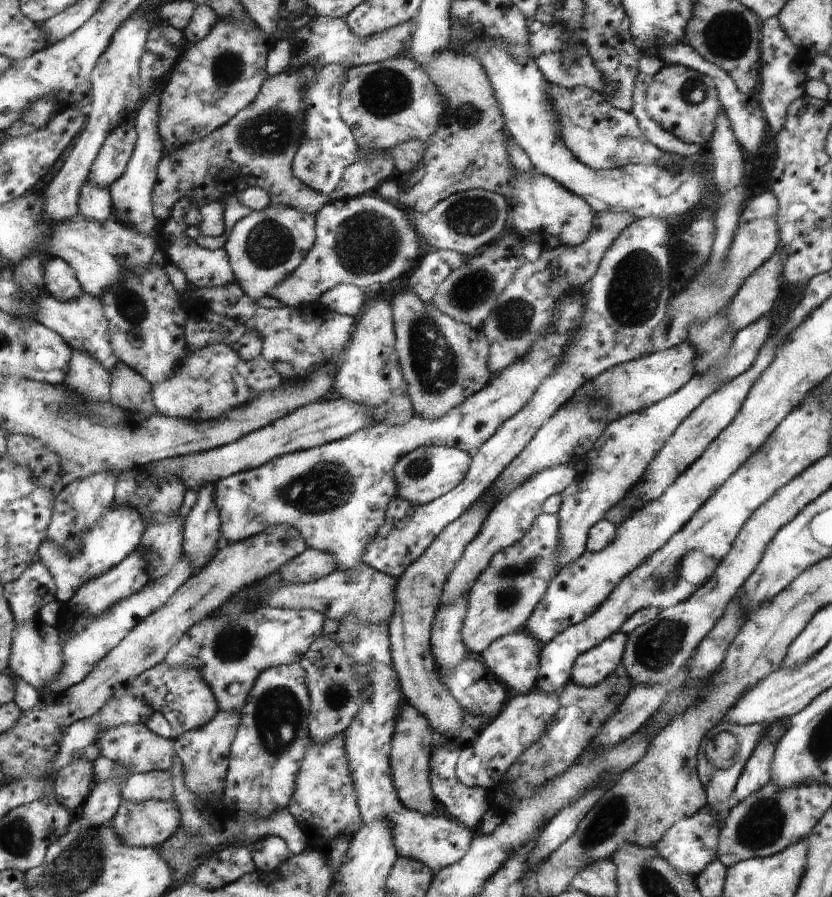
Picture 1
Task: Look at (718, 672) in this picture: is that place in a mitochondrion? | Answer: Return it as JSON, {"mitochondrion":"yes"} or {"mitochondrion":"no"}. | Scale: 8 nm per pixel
{"mitochondrion":"no"}

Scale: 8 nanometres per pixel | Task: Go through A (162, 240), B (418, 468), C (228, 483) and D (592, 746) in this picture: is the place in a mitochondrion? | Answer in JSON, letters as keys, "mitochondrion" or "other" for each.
{"A":"other","B":"mitochondrion","C":"other","D":"other"}

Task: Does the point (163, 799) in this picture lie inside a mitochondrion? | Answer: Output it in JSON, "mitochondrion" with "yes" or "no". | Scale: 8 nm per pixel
{"mitochondrion":"no"}

